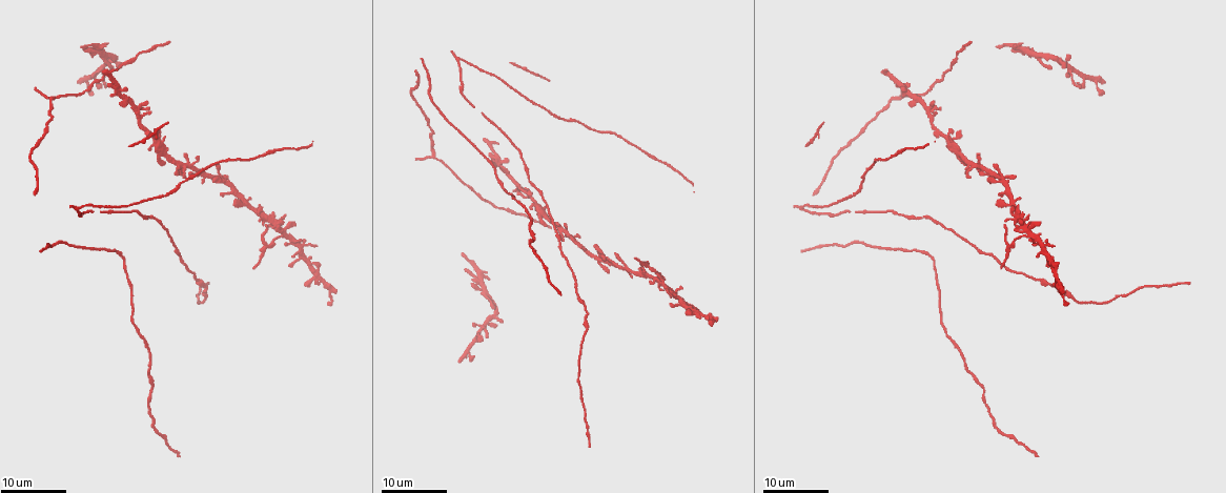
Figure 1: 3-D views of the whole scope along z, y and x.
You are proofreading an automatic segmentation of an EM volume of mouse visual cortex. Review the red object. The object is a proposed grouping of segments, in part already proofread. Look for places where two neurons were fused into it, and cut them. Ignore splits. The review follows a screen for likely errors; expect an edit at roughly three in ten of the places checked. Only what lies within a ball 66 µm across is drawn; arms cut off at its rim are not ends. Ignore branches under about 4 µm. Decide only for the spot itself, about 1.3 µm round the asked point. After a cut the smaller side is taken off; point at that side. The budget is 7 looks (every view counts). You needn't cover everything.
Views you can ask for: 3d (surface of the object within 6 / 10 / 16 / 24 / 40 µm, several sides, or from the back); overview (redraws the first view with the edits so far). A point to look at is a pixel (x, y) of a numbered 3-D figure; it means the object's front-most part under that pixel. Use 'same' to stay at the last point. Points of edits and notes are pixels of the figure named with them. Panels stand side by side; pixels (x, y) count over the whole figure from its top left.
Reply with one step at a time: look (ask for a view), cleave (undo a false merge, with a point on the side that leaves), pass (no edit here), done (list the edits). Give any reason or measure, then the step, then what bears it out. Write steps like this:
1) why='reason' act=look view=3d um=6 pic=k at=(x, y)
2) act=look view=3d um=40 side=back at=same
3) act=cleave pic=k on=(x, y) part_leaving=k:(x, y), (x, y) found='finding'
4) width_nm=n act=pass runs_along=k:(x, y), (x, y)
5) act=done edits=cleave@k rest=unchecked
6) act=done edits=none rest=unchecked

why='branch point' act=look view=3d um=16 pic=1 at=(1024, 236)

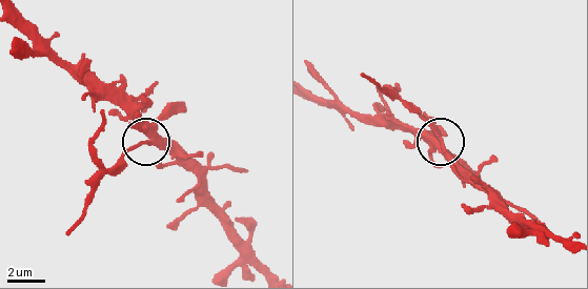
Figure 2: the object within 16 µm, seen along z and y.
why='closer look' act=look view=3d um=6 pic=2 at=(444, 141)

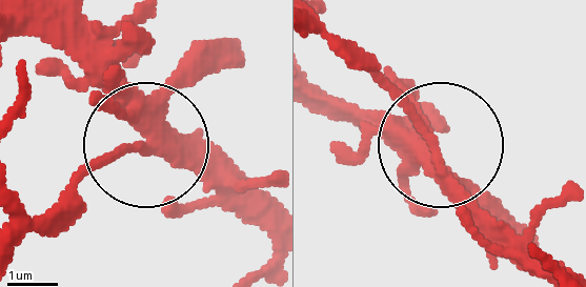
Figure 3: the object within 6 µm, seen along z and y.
arms=3 act=pass found='one neuron here'

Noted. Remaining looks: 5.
why='sudden change in width' act=look view=3d um=24 pic=1 at=(1009, 250)

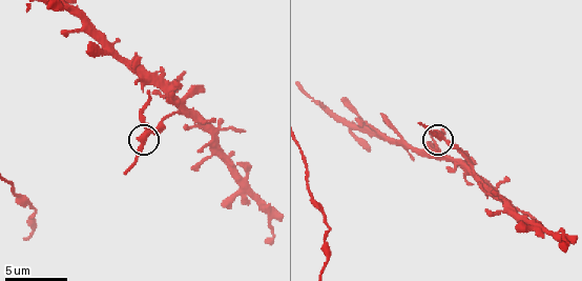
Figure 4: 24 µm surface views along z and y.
why='zoom in' act=look view=3d um=10 pic=4 at=(145, 142)

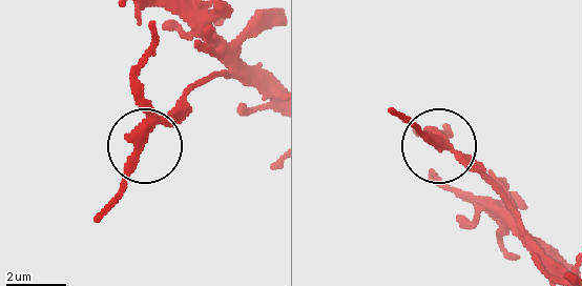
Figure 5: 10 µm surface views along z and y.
arms=3 act=cleave pic=5 on=(136, 157) part_leaving=5:(156, 123), (128, 181), (98, 217) found='two neurons meet here'

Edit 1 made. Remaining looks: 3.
act=look view=overview

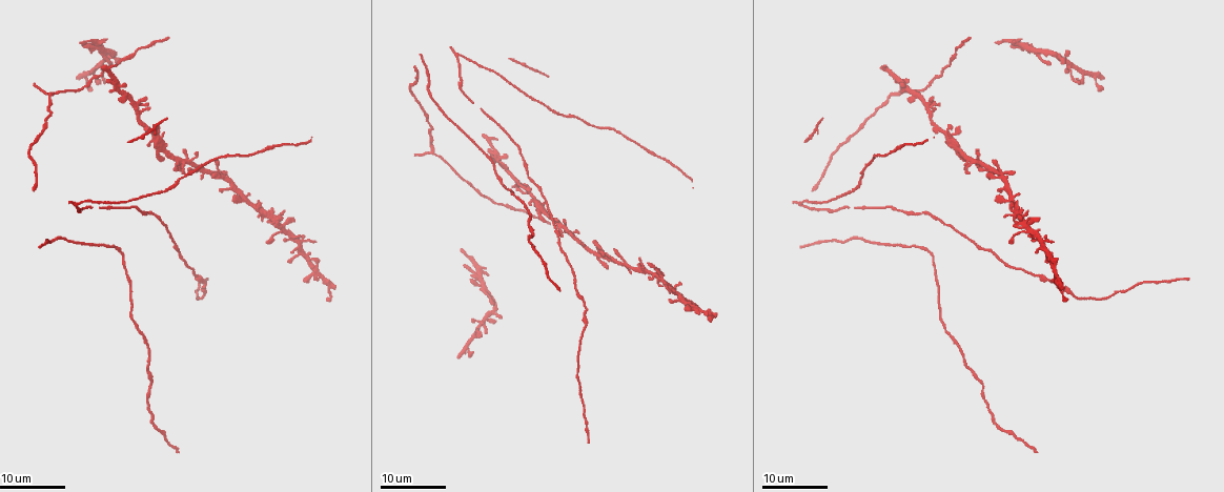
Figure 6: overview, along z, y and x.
why='arms part here' act=look view=3d um=16 pic=6 at=(972, 162)

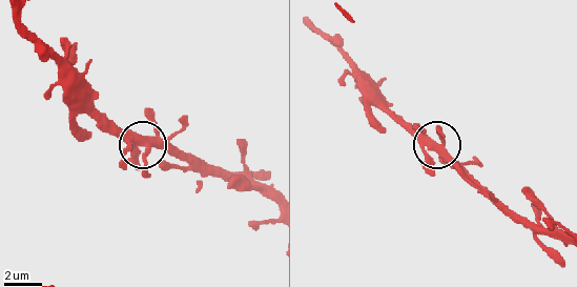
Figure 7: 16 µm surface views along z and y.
act=look view=3d um=6 pic=7 at=(146, 147)

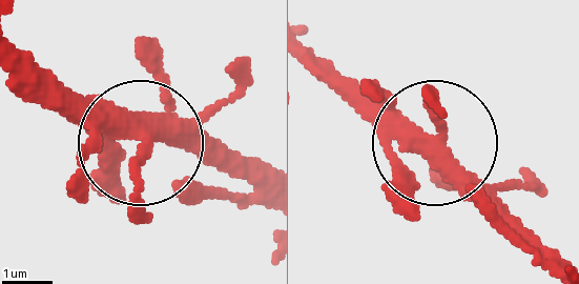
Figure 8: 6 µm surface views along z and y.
side_arm_um=39 act=pass found='one neuron here'

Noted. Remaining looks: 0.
act=done edits=cleave@5 rest=unchecked

